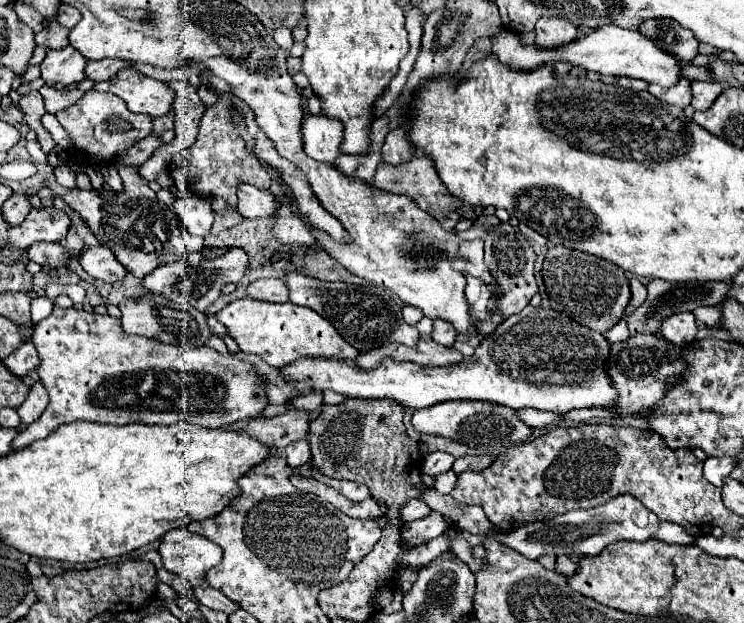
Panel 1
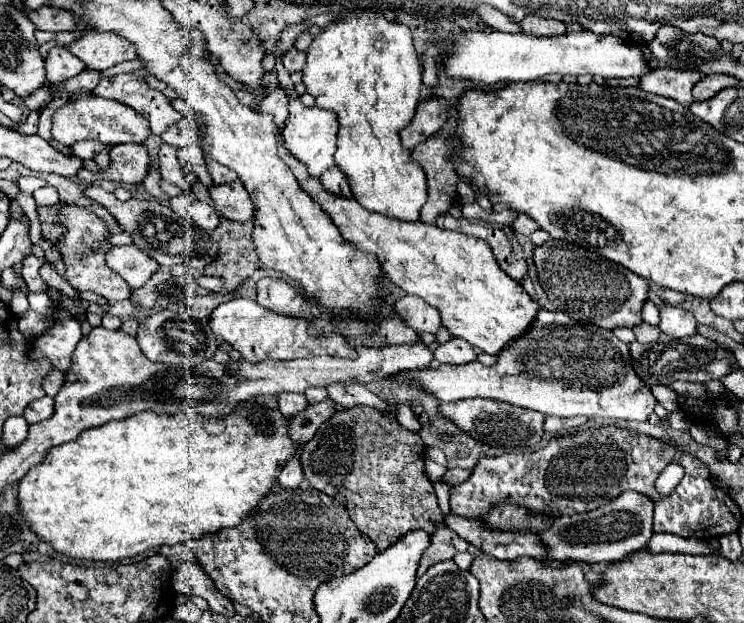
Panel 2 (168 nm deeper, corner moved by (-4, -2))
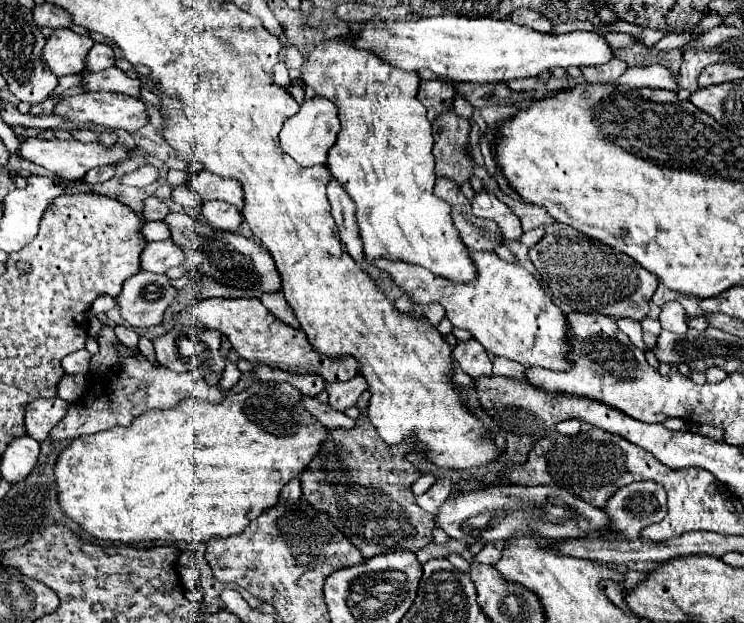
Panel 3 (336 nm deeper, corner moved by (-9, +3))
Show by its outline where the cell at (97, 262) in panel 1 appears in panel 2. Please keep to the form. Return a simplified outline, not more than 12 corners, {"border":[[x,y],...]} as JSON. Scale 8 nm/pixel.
{"border":[[112,247],[108,265],[142,287],[160,265],[138,247]]}

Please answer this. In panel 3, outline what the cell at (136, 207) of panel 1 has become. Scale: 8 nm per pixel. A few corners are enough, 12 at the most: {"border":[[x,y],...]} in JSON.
{"border":[[183,212],[163,222],[195,270],[237,288],[281,288],[273,258]]}

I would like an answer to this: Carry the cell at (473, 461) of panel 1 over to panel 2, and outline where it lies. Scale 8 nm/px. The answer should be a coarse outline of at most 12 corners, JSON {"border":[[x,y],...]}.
{"border":[[448,469],[442,477],[446,485],[454,487],[466,481],[470,469]]}

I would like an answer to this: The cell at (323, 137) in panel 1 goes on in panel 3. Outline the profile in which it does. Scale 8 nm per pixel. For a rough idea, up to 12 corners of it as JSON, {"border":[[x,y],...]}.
{"border":[[315,96],[285,122],[281,148],[305,168],[327,164],[341,122]]}

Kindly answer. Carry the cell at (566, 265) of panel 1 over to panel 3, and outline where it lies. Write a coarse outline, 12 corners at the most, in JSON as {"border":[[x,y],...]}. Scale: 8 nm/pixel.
{"border":[[571,226],[529,258],[575,312],[641,322],[655,274]]}

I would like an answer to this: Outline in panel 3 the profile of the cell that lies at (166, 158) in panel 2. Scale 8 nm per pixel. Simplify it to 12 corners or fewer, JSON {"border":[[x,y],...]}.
{"border":[[113,66],[89,72],[81,86],[89,92],[121,92],[139,98],[141,82]]}

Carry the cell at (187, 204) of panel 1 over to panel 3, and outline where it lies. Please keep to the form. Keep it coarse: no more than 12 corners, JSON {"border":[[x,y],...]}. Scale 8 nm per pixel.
{"border":[[203,202],[205,220],[217,230],[237,230],[241,212],[227,202]]}

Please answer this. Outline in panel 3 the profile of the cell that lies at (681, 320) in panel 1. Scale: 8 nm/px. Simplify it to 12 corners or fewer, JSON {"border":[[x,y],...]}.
{"border":[[679,302],[663,304],[659,322],[669,332],[687,332]]}

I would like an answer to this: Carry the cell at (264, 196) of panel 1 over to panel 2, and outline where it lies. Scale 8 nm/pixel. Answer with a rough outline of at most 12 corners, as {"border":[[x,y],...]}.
{"border":[[240,181],[208,191],[222,217],[252,221],[254,205]]}

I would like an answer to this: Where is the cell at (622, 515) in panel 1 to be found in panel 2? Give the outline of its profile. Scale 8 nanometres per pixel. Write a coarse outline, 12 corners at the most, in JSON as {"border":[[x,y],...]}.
{"border":[[634,491],[540,533],[548,559],[616,563],[646,547],[654,503]]}

